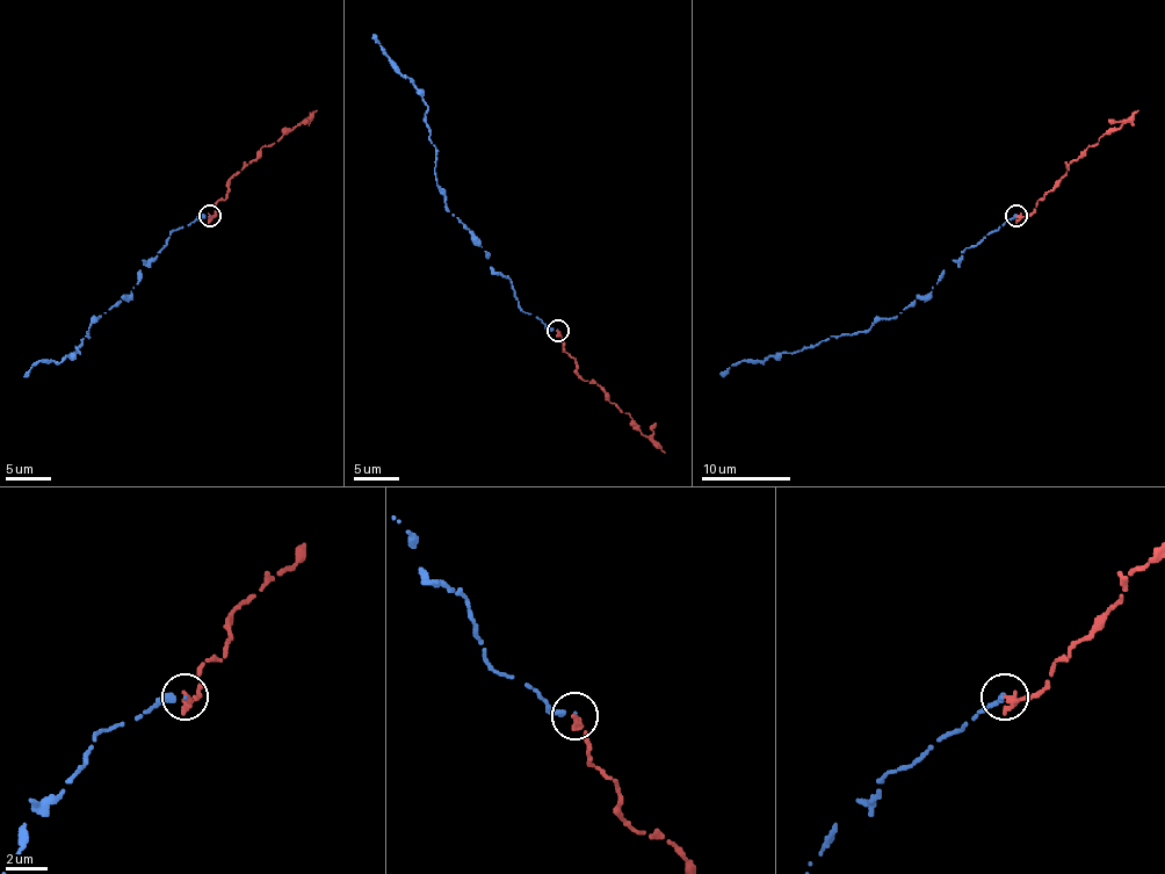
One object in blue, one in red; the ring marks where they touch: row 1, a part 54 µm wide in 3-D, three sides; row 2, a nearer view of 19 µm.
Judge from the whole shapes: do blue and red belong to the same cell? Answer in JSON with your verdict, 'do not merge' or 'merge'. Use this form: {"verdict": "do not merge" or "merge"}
{"verdict": "merge"}

